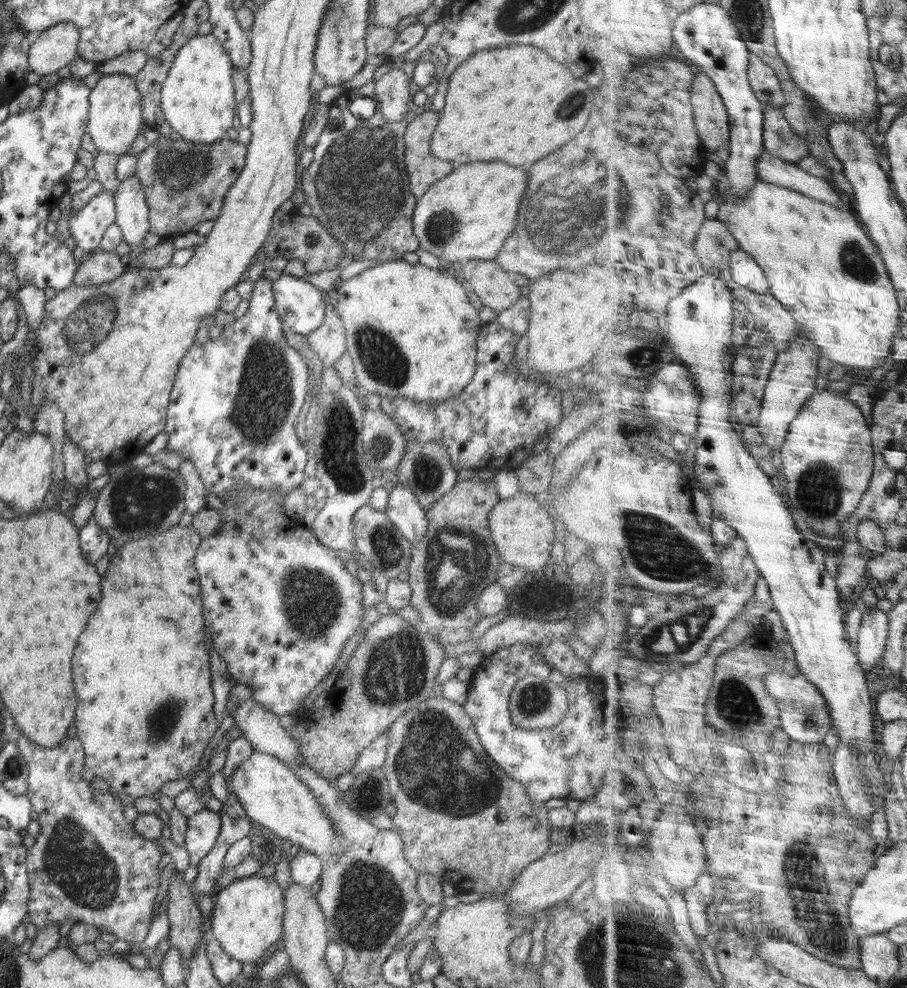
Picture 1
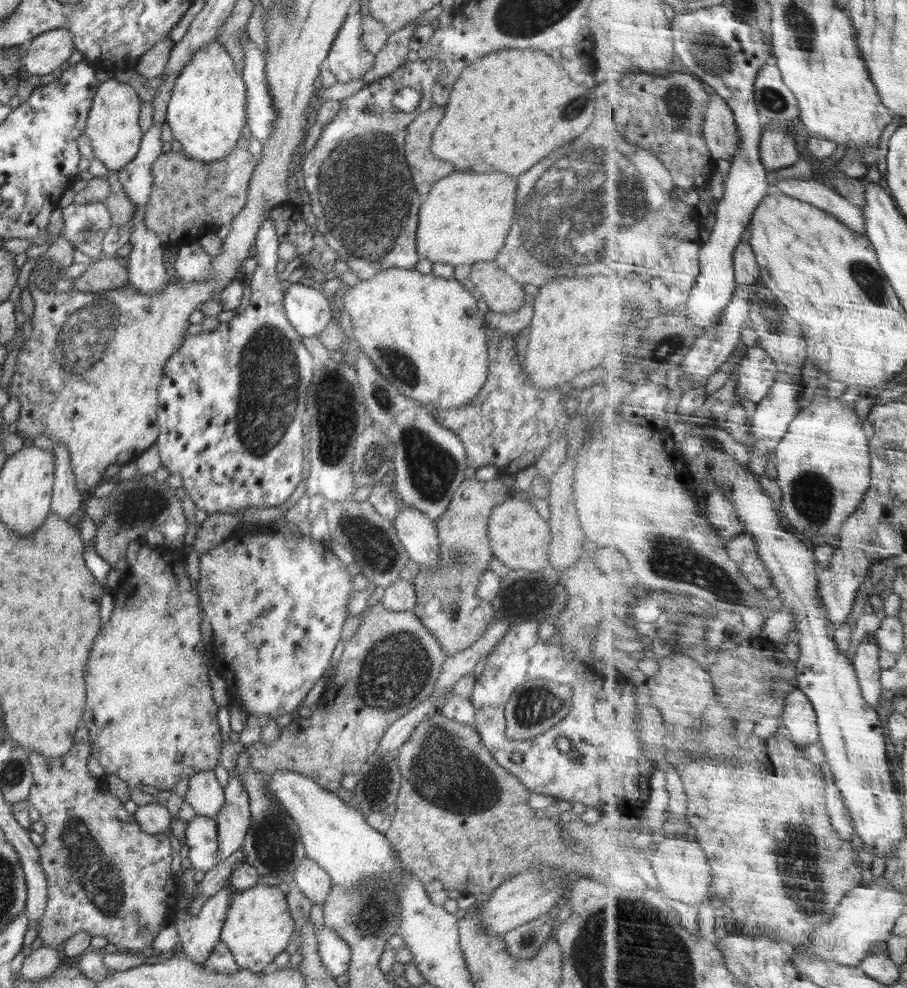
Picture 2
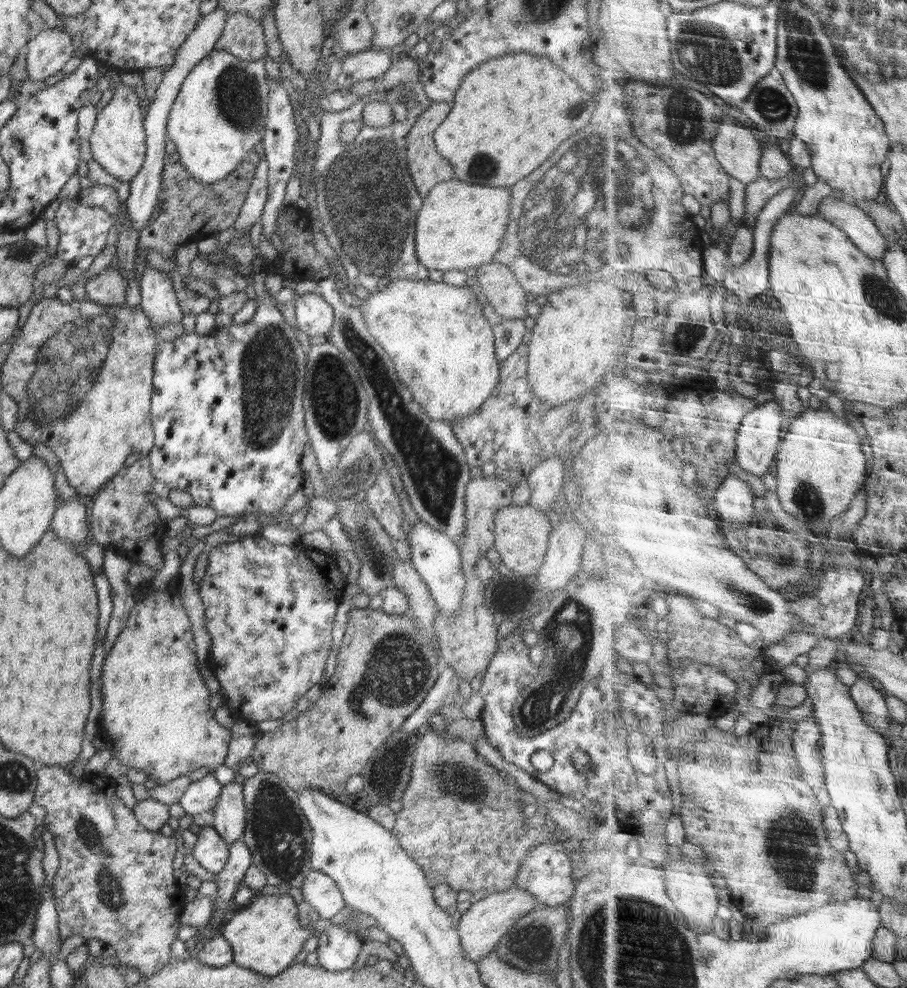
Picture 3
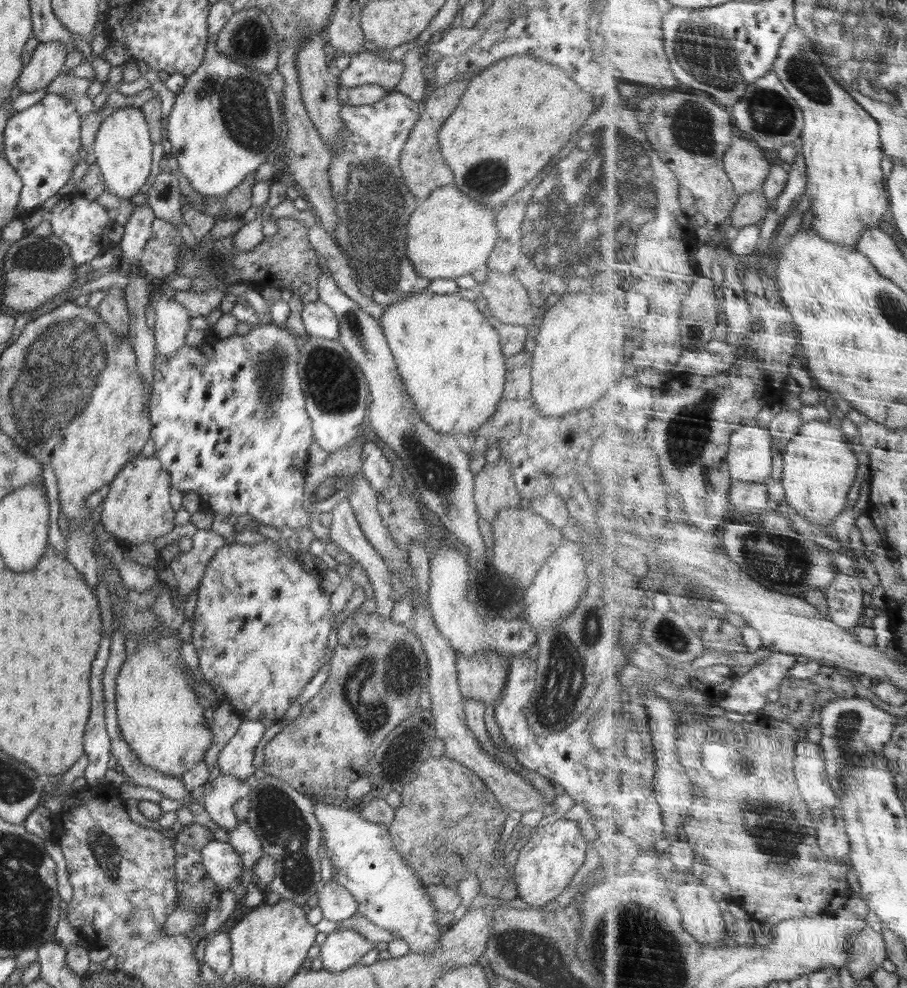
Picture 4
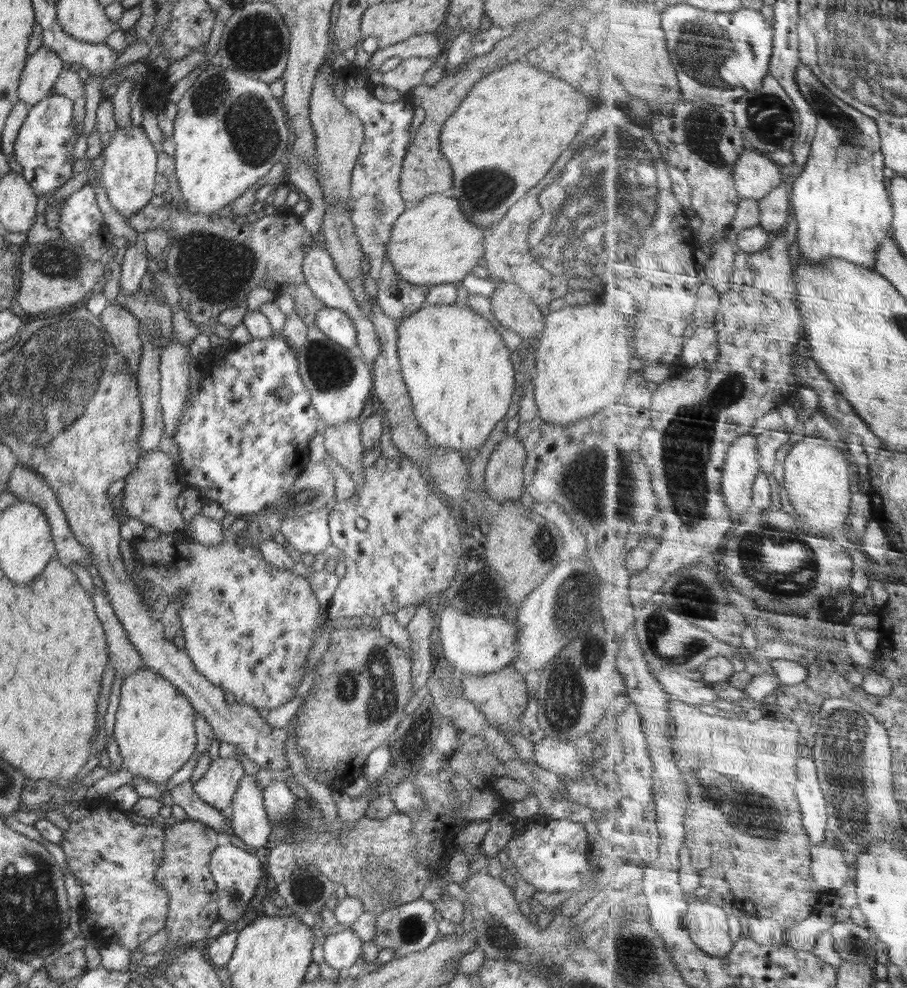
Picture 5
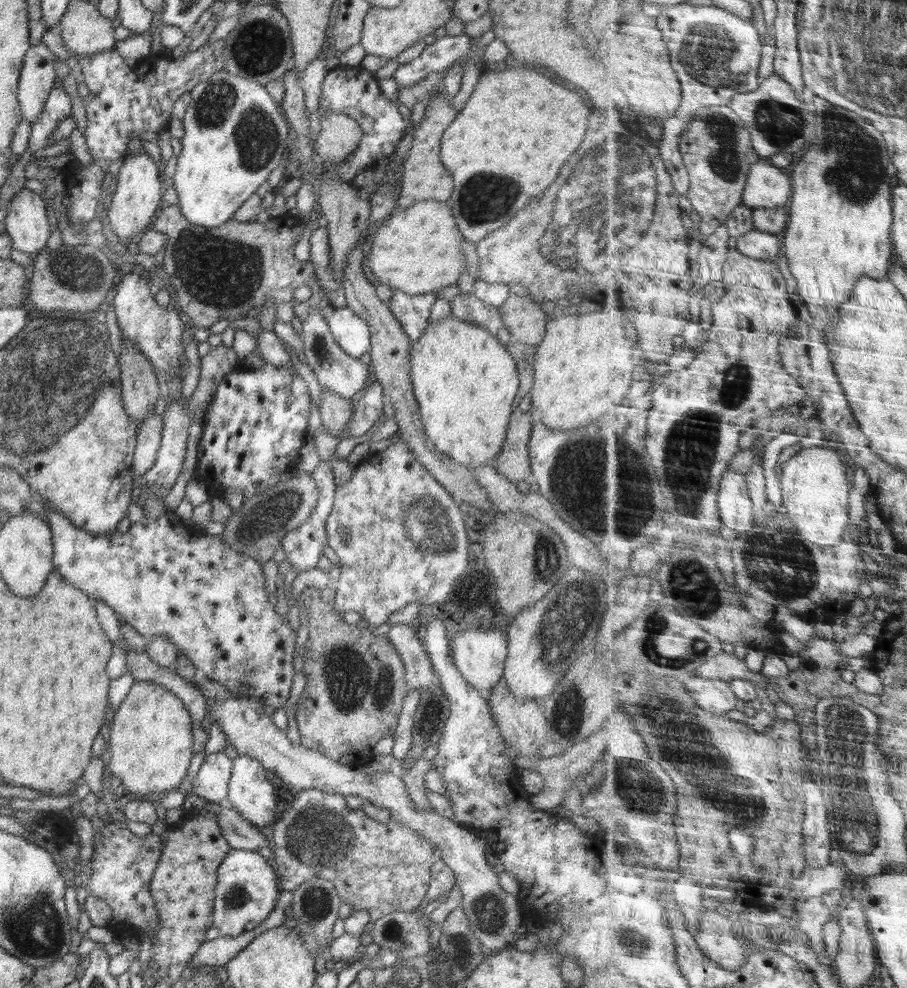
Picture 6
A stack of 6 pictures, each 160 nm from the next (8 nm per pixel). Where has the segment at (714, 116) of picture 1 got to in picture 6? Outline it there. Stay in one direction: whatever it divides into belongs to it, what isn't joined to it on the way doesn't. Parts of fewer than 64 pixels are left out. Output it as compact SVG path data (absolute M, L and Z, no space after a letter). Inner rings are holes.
M769 159L753 164L745 190L745 204L751 207L784 206L795 194L792 176L784 174L782 167L774 165Z

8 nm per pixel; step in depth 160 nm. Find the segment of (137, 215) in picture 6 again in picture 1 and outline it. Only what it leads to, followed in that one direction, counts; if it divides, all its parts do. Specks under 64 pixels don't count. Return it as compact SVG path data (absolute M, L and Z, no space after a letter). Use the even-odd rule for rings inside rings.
M124 73L104 75L92 88L89 98L87 133L98 151L119 157L126 154L142 126L141 98L134 76Z

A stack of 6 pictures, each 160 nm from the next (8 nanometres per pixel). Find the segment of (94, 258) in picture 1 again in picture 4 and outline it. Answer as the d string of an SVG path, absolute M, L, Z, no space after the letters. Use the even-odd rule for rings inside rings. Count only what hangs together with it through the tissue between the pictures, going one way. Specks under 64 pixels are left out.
M112 285L105 292L104 299L96 308L97 313L116 336L128 337L130 319L124 290Z

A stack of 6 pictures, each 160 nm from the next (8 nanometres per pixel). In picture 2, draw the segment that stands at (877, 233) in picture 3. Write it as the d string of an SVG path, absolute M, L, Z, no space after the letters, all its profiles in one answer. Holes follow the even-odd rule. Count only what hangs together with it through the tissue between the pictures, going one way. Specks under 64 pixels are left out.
M784 179L777 187L787 195L808 201L844 221L858 234L868 235L864 209L848 200L833 186L828 187L818 180Z

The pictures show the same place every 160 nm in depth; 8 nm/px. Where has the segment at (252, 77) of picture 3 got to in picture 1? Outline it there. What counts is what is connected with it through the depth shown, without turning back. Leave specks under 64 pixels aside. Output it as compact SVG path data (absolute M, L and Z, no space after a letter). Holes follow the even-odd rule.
M196 35L187 40L175 54L168 78L161 90L161 109L166 122L184 140L212 144L228 139L226 131L236 124L233 64L228 51L212 35Z

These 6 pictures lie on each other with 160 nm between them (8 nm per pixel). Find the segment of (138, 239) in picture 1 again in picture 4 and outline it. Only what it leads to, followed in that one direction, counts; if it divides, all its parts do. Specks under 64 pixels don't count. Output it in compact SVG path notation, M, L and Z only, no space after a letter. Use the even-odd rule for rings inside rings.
M159 294L150 296L152 308L156 313L153 328L155 347L159 355L173 357L178 349L186 345L186 334L191 328L188 311L173 298Z

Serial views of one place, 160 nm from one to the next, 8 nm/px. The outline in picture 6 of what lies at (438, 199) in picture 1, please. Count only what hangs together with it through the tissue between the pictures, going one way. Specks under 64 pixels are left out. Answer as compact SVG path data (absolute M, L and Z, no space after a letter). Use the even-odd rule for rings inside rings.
M422 200L402 210L404 210L402 214L396 214L390 220L386 220L384 226L374 236L371 253L367 260L373 274L380 283L388 284L392 289L414 296L418 293L435 293L441 288L456 285L467 266L462 253L462 241L465 238L458 232L447 202L442 204L436 200Z

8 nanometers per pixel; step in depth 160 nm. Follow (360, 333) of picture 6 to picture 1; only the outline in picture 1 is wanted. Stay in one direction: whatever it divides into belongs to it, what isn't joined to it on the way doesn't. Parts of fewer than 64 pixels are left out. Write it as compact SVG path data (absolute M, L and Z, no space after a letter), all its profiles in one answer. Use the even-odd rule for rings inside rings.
M283 274L272 283L280 320L294 332L309 335L325 317L324 293L304 278Z

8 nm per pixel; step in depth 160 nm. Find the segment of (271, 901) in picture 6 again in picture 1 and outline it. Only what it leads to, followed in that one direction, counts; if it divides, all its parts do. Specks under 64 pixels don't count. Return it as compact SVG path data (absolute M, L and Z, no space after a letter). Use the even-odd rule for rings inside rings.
M204 808L187 816L185 848L189 852L190 864L197 864L212 850L221 831L219 813Z

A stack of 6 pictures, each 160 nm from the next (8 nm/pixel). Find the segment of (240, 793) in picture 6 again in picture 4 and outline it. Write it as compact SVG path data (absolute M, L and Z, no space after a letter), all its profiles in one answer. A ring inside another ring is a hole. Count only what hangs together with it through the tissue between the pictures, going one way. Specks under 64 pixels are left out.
M239 820L234 830L228 831L228 842L242 860L243 871L241 878L250 878L253 874L253 865L263 856L261 844L256 832L245 820Z

